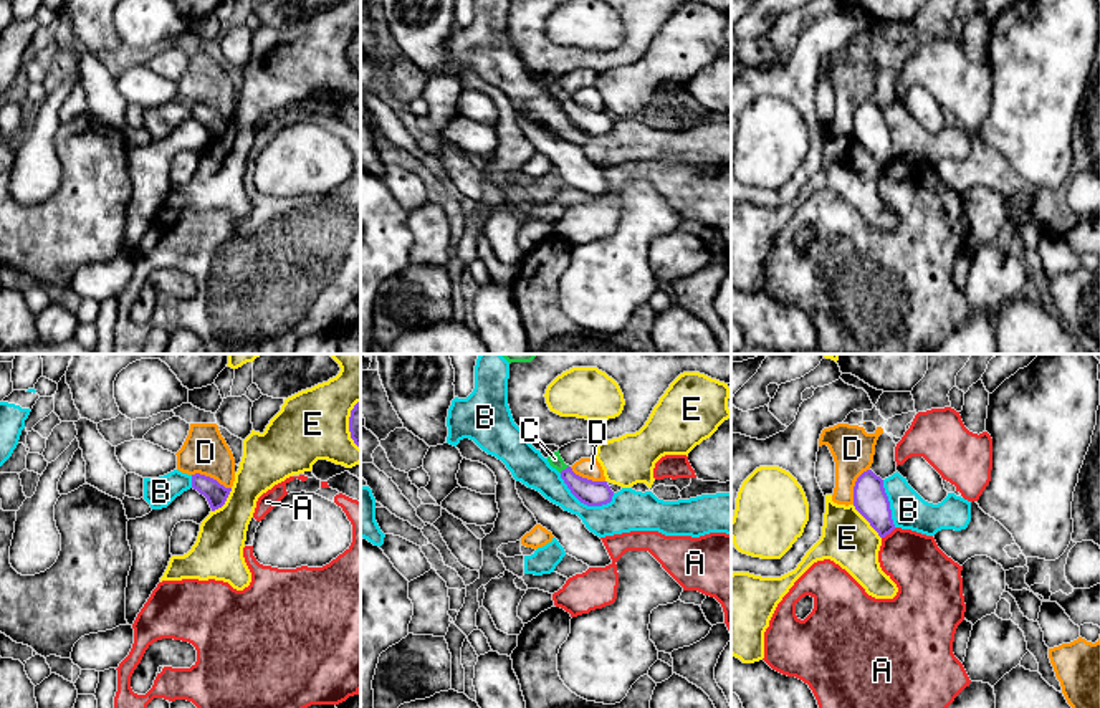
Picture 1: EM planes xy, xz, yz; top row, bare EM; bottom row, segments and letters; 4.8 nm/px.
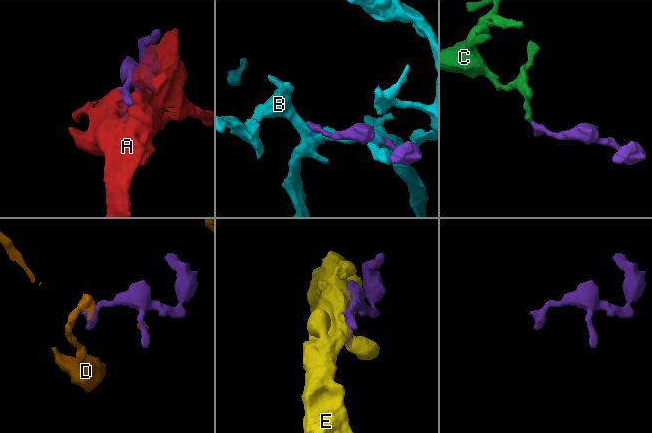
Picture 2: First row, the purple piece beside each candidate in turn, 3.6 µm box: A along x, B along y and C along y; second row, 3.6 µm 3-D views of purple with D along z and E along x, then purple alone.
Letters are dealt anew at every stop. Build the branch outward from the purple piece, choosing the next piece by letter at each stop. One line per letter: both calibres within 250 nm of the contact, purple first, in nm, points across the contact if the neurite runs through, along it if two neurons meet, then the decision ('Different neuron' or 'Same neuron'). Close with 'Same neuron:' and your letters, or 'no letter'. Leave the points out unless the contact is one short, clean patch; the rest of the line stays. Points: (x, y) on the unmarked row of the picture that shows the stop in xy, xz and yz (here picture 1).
A: Thickness 160 nm (purple) against 280 nm. Different neuron
B: Thickness 130 nm (purple) against 200 nm. Different neuron
C: Thickness 130 nm (purple) against 70 nm. Path across: xz (593, 123), (581, 118), (563, 100), (554, 88). Same neuron
D: Thickness 110 nm (purple) against 220 nm. Boundary: xy (192, 103), (212, 106), (230, 118). Different neuron
E: Thickness 160 nm (purple) against 260 nm. Different neuron
Same neuron: C

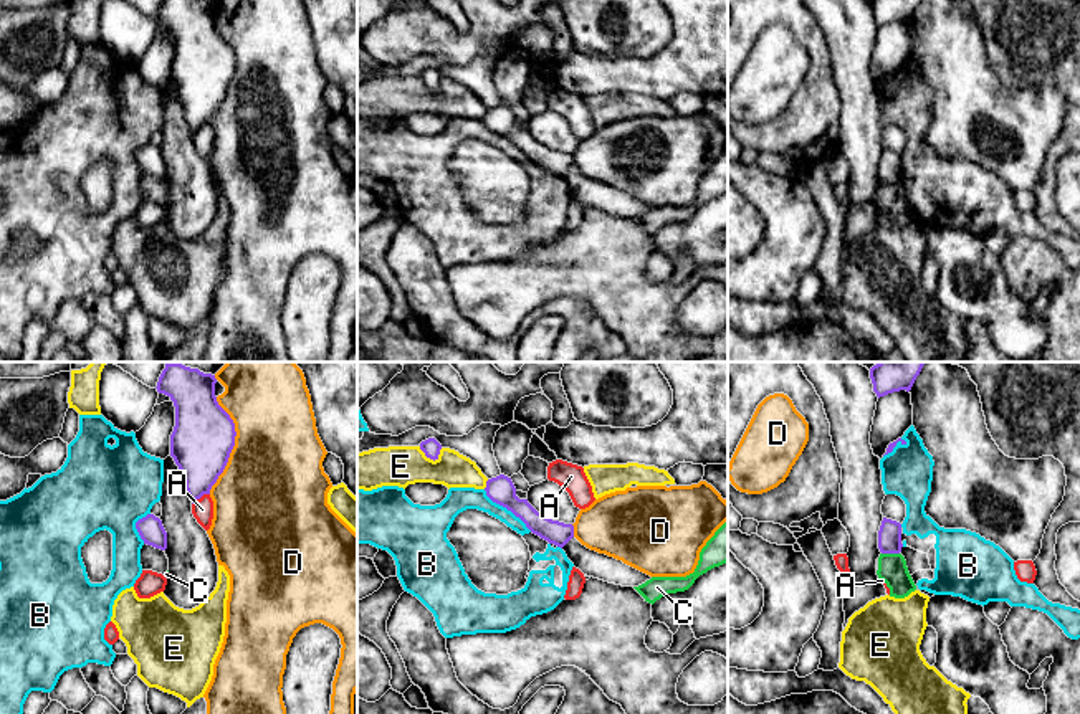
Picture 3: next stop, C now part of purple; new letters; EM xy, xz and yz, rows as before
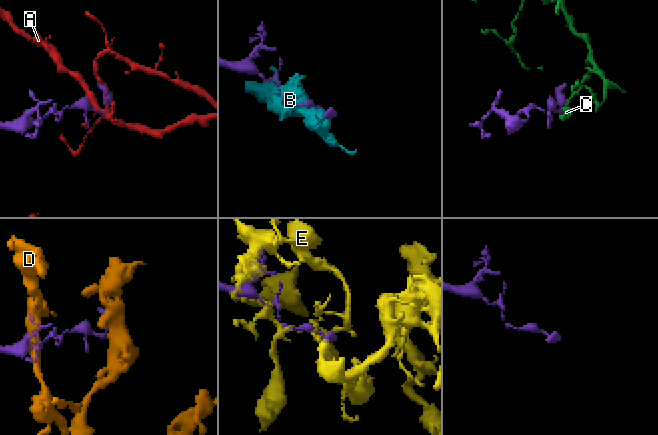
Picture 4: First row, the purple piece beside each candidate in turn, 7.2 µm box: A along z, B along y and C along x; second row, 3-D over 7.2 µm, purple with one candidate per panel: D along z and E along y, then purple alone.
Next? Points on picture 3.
A: Thickness 300 nm (purple) against 110 nm. Different neuron
B: Thickness 140 nm (purple) against 120 nm. Different neuron
C: Thickness 110 nm (purple) against 140 nm. Boundary: yz (882, 182), (898, 184). Different neuron
D: Thickness 300 nm (purple) against 480 nm. Different neuron
E: Thickness 90 nm (purple) against 190 nm. Different neuron
Same neuron: no letter

